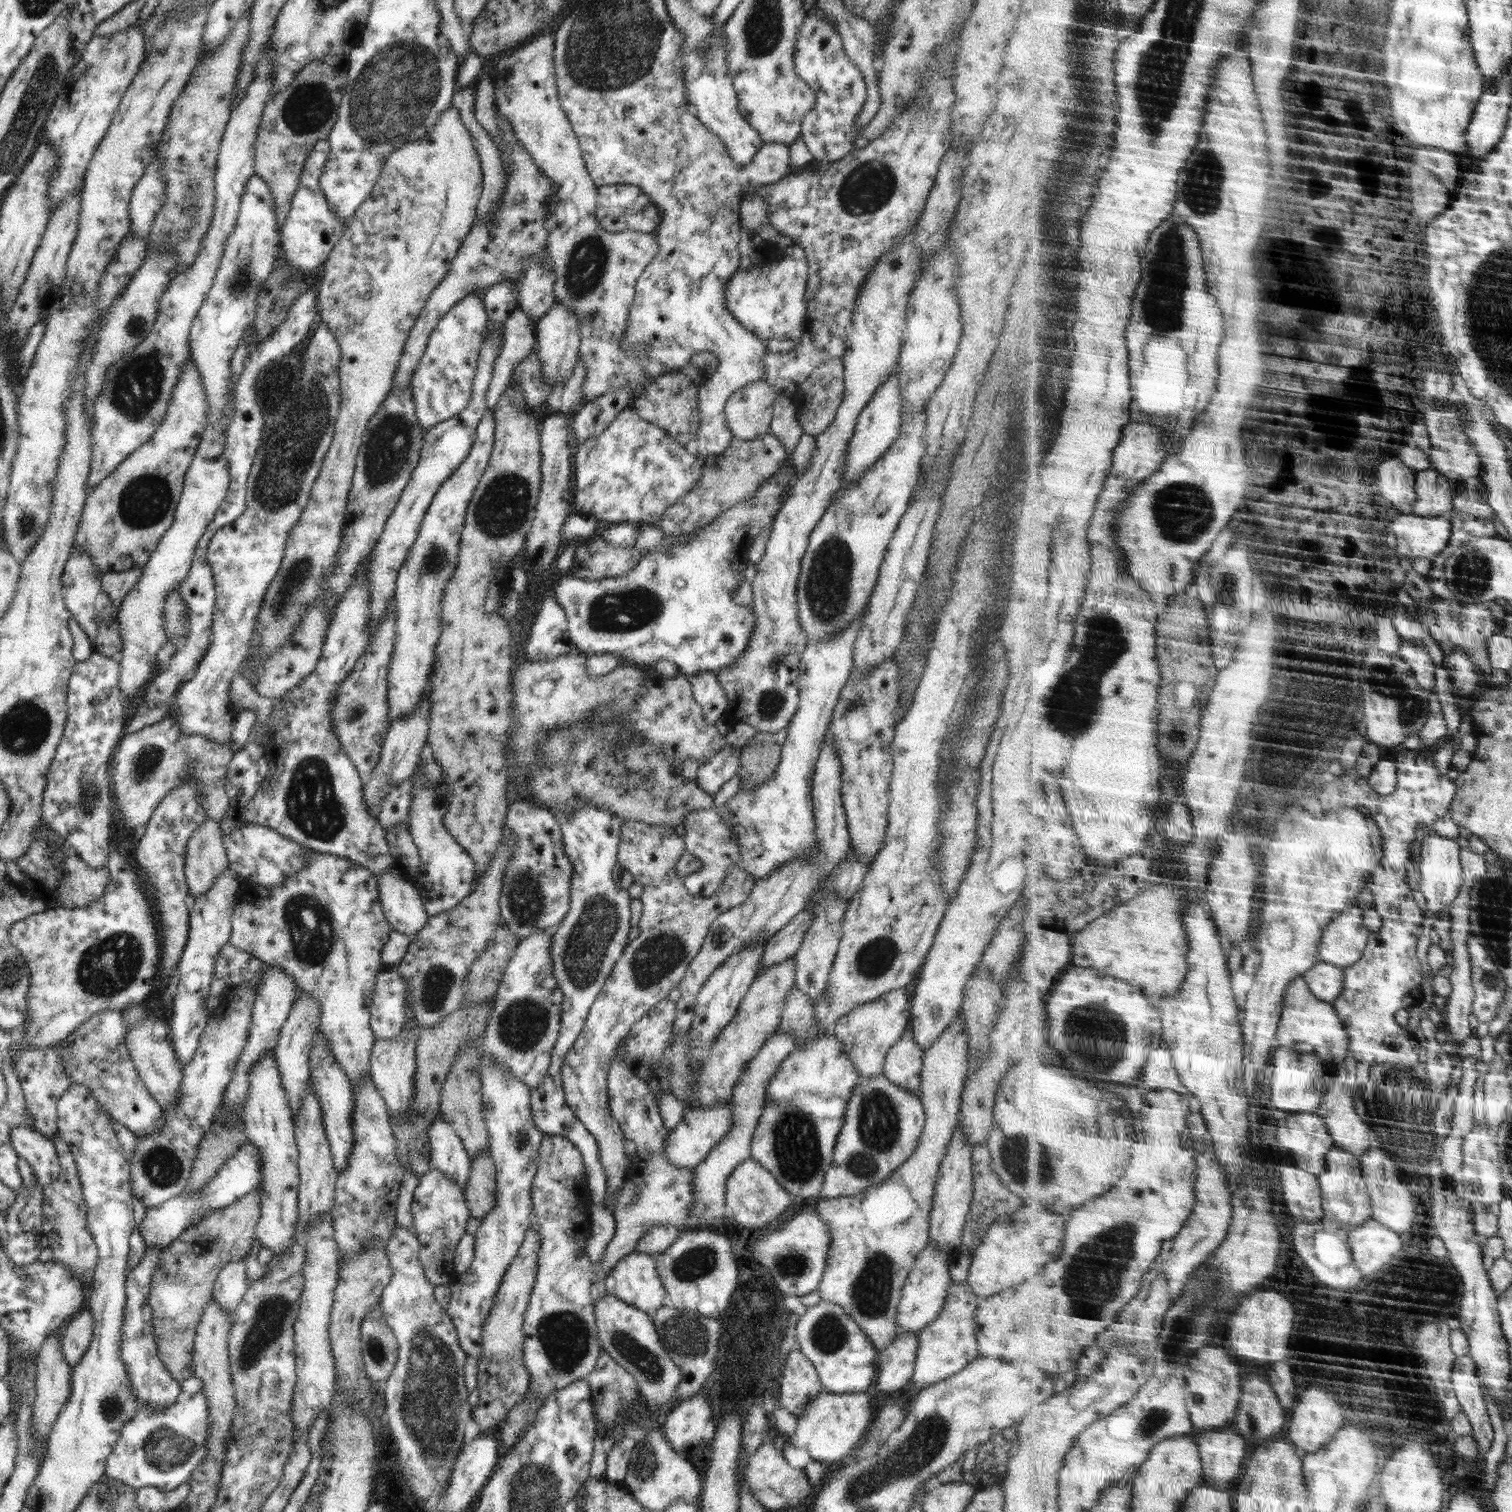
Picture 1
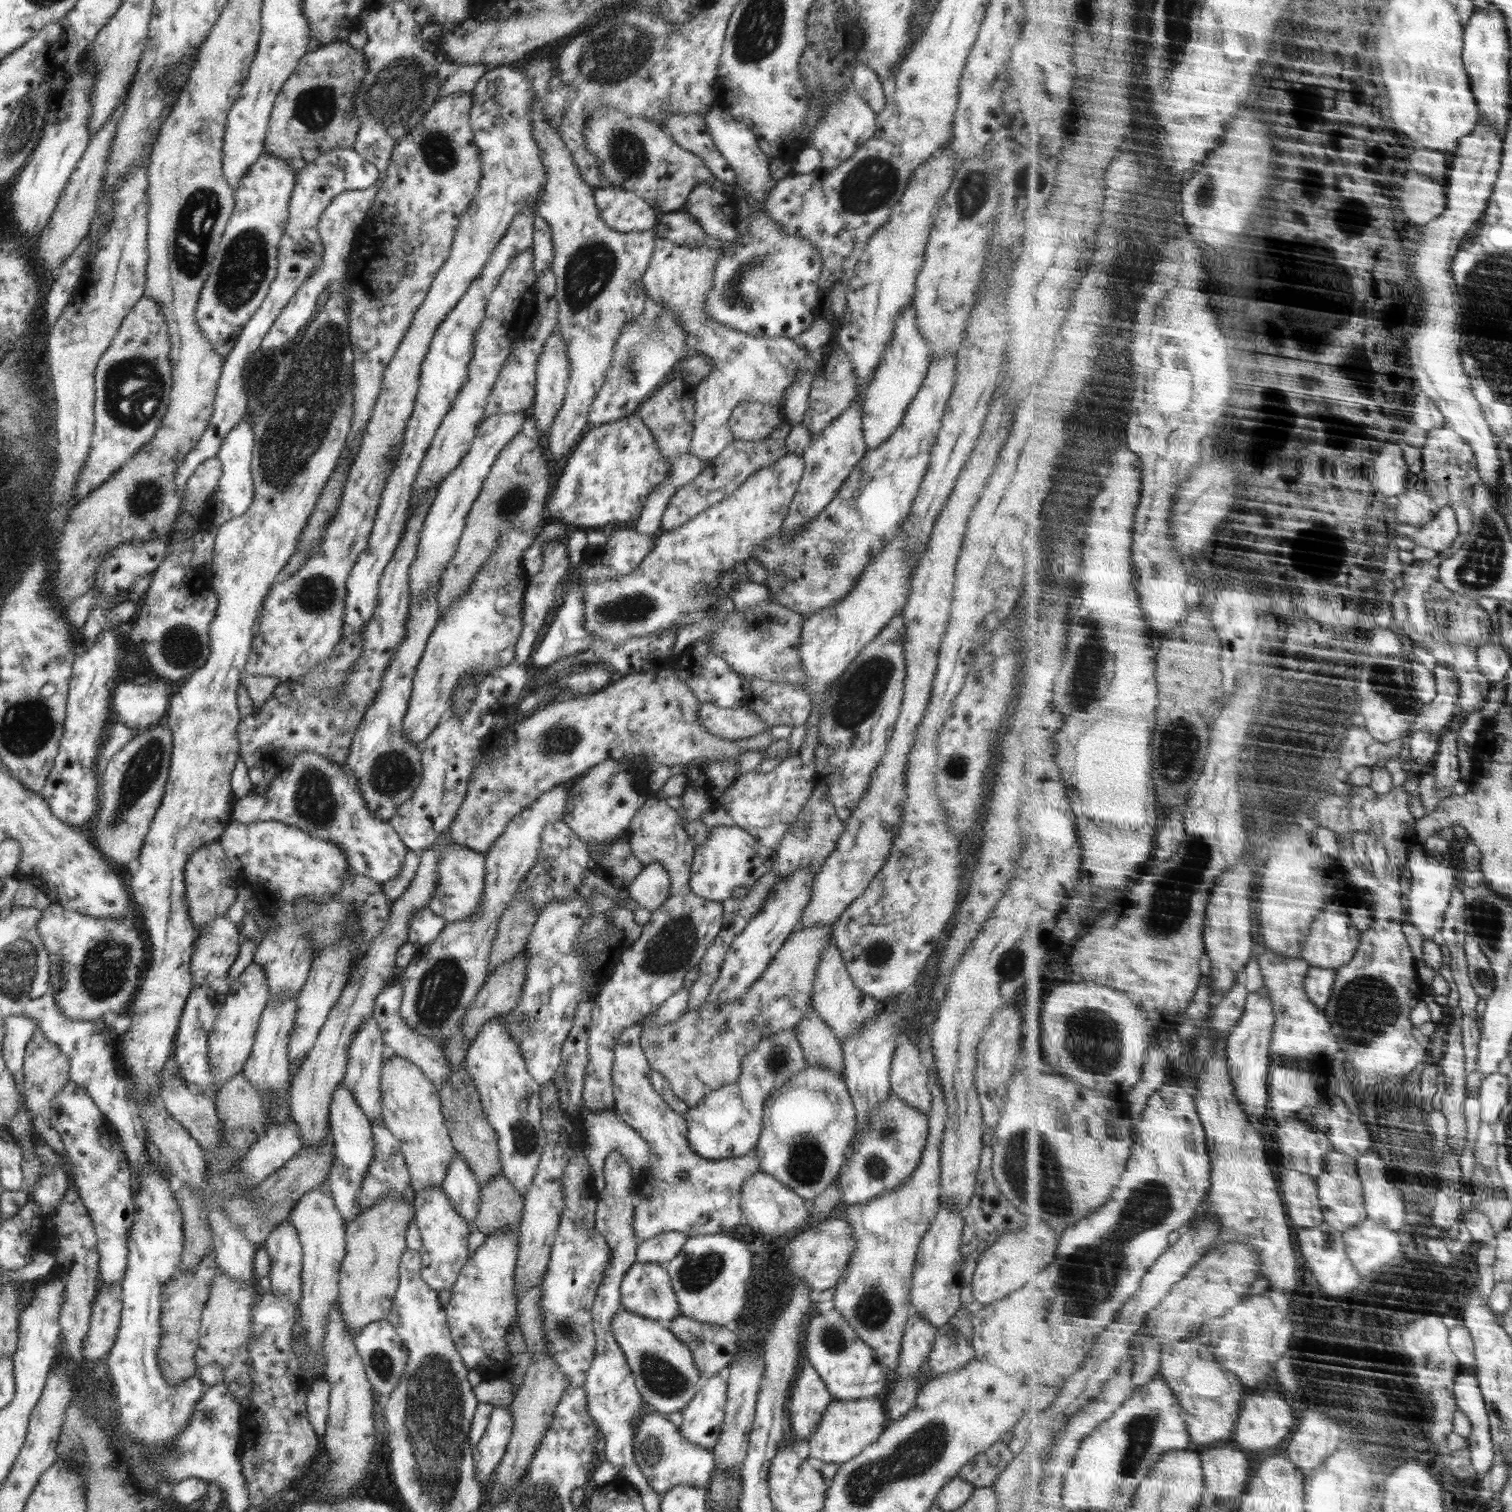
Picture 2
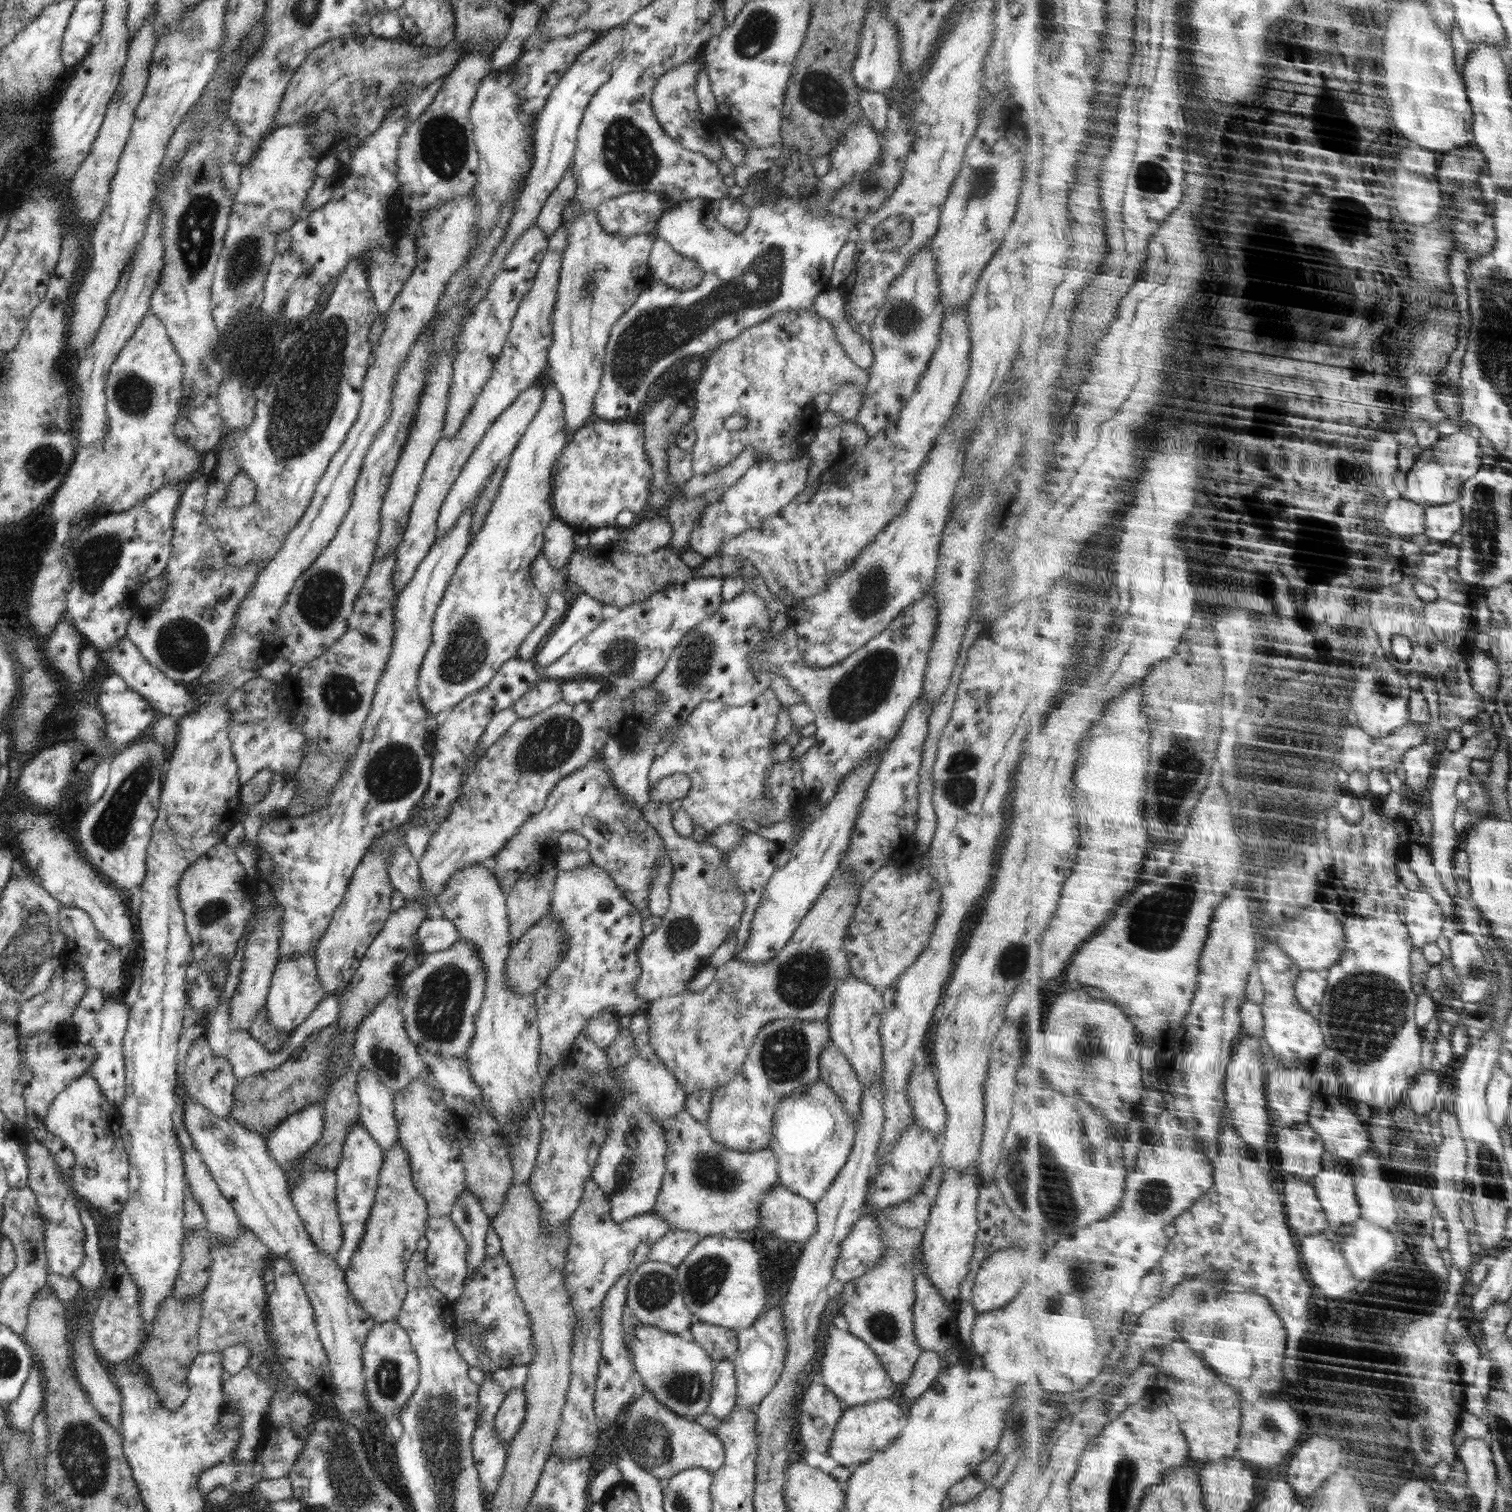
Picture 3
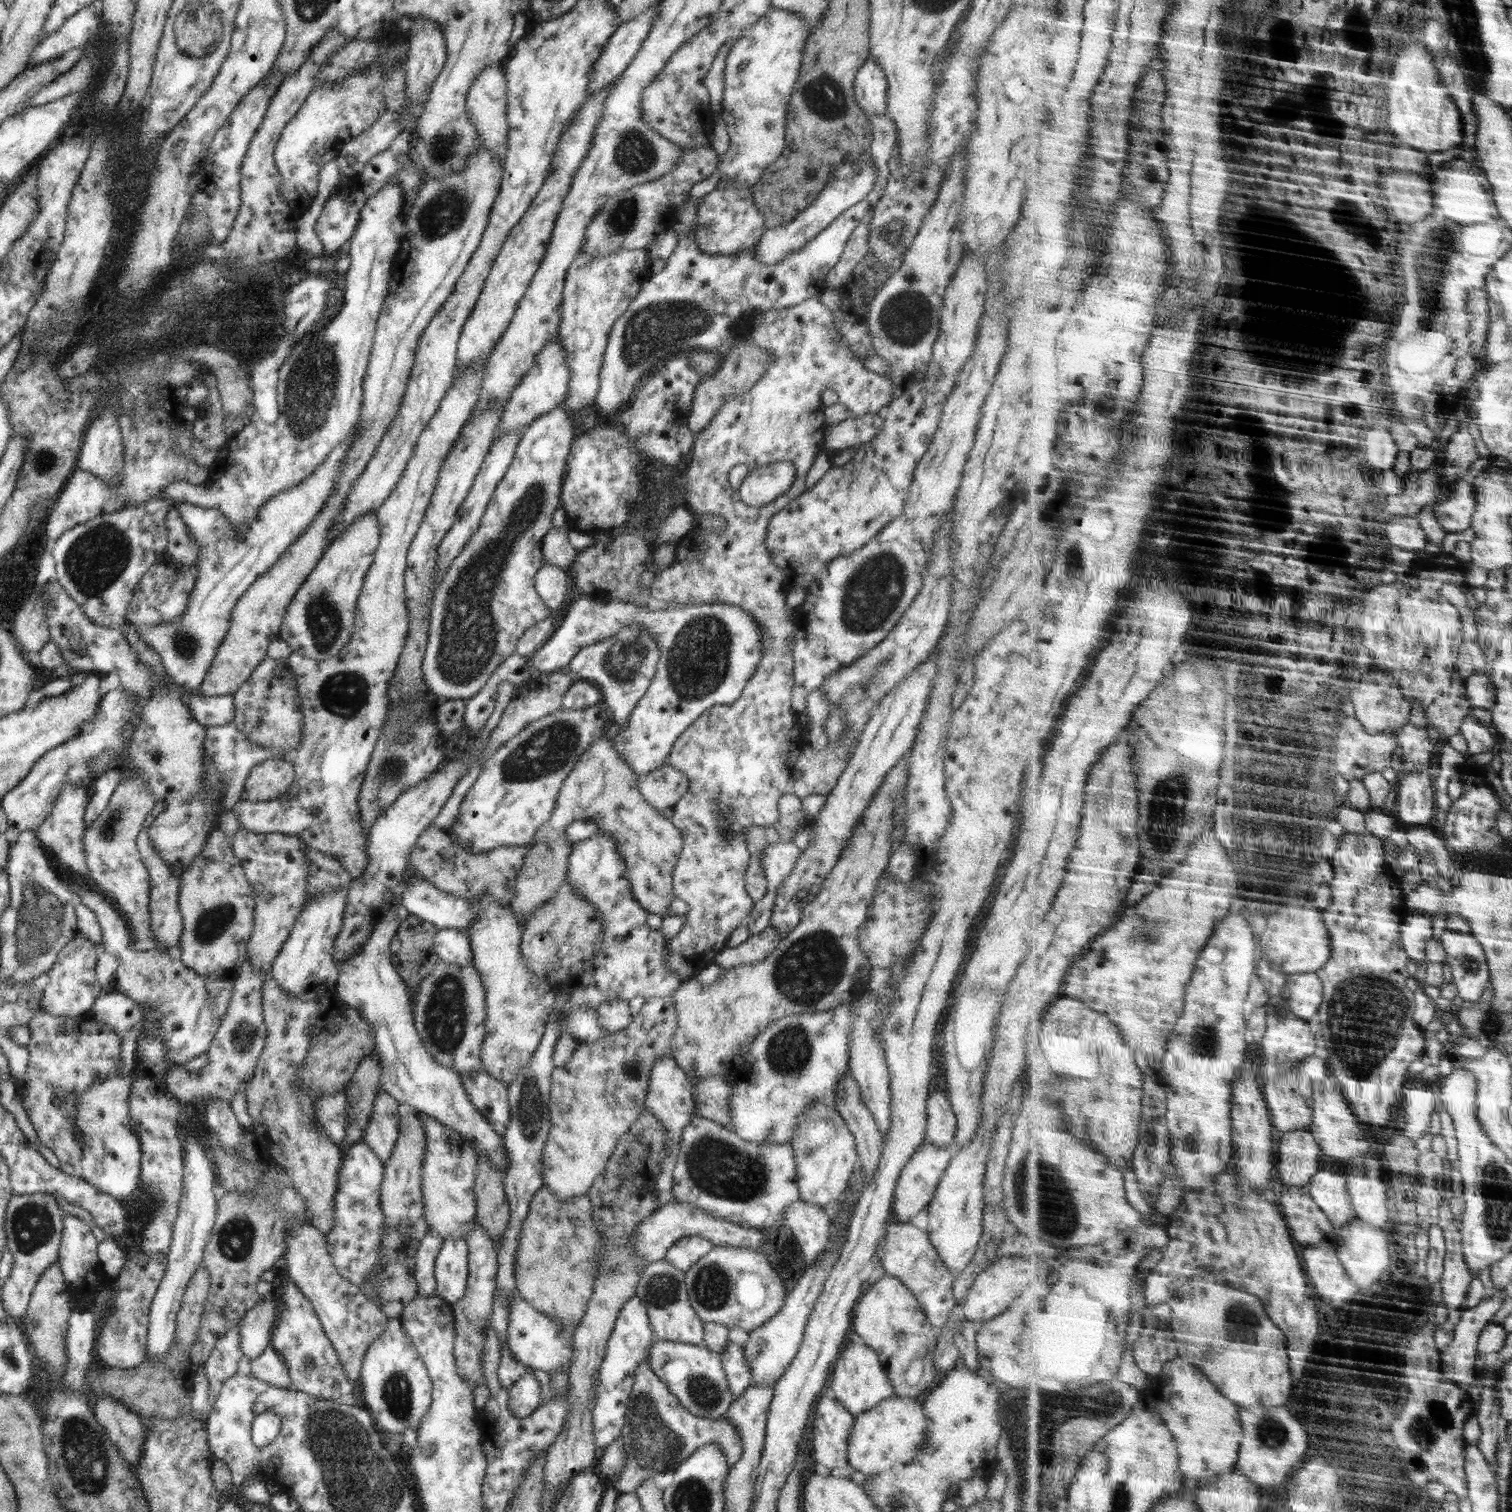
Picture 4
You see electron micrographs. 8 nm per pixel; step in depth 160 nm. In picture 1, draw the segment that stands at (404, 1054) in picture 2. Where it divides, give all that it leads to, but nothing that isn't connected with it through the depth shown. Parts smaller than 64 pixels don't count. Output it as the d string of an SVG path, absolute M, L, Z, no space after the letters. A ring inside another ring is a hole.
M396 968L378 971L371 996L370 1028L376 1039L399 1035L407 1025L406 983Z

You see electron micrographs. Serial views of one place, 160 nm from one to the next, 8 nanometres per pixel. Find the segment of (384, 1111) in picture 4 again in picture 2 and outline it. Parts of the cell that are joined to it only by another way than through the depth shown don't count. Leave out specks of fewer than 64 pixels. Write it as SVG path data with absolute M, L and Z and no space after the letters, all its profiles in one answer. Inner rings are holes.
M367 1018L355 1032L349 1051L343 1084L356 1104L364 1112L371 1124L382 1120L382 1091L380 1091L381 1072L383 1065L383 1048L385 1043L378 1028L376 1019Z

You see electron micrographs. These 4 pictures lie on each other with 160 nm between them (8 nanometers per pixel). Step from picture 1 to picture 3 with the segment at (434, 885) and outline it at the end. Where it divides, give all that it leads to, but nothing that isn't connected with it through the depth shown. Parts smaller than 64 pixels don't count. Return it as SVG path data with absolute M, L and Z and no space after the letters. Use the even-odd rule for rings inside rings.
M476 863L465 866L463 869L456 869L443 891L437 895L437 900L441 916L454 923L462 939L469 940L477 946L478 954L486 969L484 1000L476 1014L475 1033L464 1059L470 1070L471 1078L482 1091L482 1101L488 1106L488 1113L499 1124L500 1134L507 1137L510 1142L510 1134L514 1131L512 1119L516 1119L518 1113L526 1114L526 1106L530 1105L534 1099L541 1098L543 1092L543 1081L538 1073L539 1046L542 1036L538 1032L537 1025L536 991L522 994L509 988L509 978L505 977L505 960L514 942L509 933L506 894L500 889L491 868Z

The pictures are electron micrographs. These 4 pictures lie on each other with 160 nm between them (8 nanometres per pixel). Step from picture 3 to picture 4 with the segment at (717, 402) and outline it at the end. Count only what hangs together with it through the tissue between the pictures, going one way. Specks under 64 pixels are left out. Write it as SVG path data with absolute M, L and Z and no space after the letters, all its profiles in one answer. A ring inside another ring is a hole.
M812 297L800 304L786 307L783 309L772 309L769 311L763 311L757 313L752 321L752 332L749 335L750 340L757 344L757 346L763 346L767 348L771 354L775 356L773 363L767 367L763 367L764 374L758 377L758 380L746 391L739 395L734 395L734 398L726 398L724 406L717 410L714 418L702 429L698 434L695 435L693 442L693 447L691 448L691 454L688 460L687 470L684 472L683 482L687 490L685 494L682 494L681 504L684 504L686 508L693 514L694 517L717 516L723 518L723 528L711 528L711 530L703 530L697 522L694 522L693 529L676 544L676 555L673 563L664 568L664 570L659 570L658 574L654 577L654 582L652 582L649 591L652 596L652 603L664 603L669 605L698 605L698 604L715 604L715 603L726 603L730 605L738 605L742 607L744 612L748 612L748 616L752 616L753 621L758 624L760 632L762 632L762 662L758 665L756 673L752 674L752 679L748 681L748 685L744 687L741 692L740 698L736 702L728 705L716 705L712 708L705 710L698 719L690 723L690 726L686 728L683 732L684 734L674 742L674 746L669 754L669 758L666 760L667 764L673 766L676 770L683 772L687 776L687 781L689 782L689 789L687 793L682 795L682 798L673 806L673 815L670 820L672 824L682 832L683 836L683 849L678 857L678 862L675 864L675 869L672 871L672 887L674 887L675 898L679 898L686 902L688 910L685 914L685 920L678 934L674 937L667 937L665 939L665 947L667 948L666 958L667 966L670 970L673 970L677 976L679 976L680 981L687 980L687 978L694 978L700 969L706 968L709 964L715 962L715 956L720 952L727 944L732 931L738 928L741 924L744 924L748 916L751 914L753 907L753 900L750 898L748 891L745 889L745 874L751 859L751 854L746 846L745 841L745 830L751 826L755 827L771 827L776 824L779 819L779 800L784 793L788 793L792 790L793 782L793 772L795 764L798 758L802 757L804 750L809 748L809 742L806 742L802 732L804 726L797 719L798 713L794 712L791 707L792 691L794 687L794 659L792 652L794 650L794 642L796 642L796 626L794 626L795 610L791 607L786 606L786 591L787 591L787 581L789 578L786 570L780 570L771 559L771 554L767 550L767 546L763 543L766 538L766 531L770 519L776 511L784 508L786 504L791 501L791 496L798 496L802 494L807 488L805 485L805 480L810 470L810 466L814 464L815 458L822 452L822 447L824 446L825 440L825 430L827 425L823 424L818 426L818 424L808 424L810 416L818 410L822 410L821 396L827 388L838 393L839 402L844 404L848 410L851 412L851 417L862 416L863 414L873 414L879 413L880 410L889 406L889 404L894 400L893 392L896 391L893 385L893 380L884 373L877 373L861 365L858 359L850 352L850 349L843 343L839 338L839 332L835 329L833 312L823 303L820 302L818 297ZM773 462L791 462L796 469L795 480L796 483L792 488L790 496L785 498L776 499L772 504L767 506L762 506L760 508L753 508L744 504L740 498L738 492L736 492L731 484L728 482L729 470L736 466L736 464L747 464L751 469L754 467L764 466L768 463Z

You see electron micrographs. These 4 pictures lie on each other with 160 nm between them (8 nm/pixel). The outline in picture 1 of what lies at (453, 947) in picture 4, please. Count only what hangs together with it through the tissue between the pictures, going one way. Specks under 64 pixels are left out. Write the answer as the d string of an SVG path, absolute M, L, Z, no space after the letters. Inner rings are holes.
M393 868L378 874L378 877L380 902L389 926L400 934L414 936L428 922L429 917L420 893L411 880Z

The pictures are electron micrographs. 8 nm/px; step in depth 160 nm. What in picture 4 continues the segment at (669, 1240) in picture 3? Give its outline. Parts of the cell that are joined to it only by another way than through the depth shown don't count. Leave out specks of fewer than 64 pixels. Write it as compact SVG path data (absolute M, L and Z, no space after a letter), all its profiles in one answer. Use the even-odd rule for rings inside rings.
M699 1235L682 1237L676 1244L670 1246L664 1259L685 1273L699 1258L702 1258L702 1255L708 1254L715 1245Z

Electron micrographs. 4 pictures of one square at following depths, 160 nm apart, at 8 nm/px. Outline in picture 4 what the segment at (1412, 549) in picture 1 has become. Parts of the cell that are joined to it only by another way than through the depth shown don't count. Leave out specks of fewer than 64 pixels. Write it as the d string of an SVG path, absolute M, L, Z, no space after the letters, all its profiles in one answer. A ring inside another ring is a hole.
M1467 478L1453 486L1453 495L1435 513L1448 532L1459 532L1471 527L1473 516L1482 505L1474 480Z

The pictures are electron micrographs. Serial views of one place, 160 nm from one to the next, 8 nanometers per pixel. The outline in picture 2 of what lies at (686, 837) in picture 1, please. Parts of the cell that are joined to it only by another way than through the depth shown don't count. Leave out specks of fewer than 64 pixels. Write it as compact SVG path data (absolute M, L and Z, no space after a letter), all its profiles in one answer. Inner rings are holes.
M719 825L709 830L707 839L696 847L690 873L691 891L711 901L732 899L732 892L737 888L748 891L770 870L774 853L765 849L745 830L733 826Z

